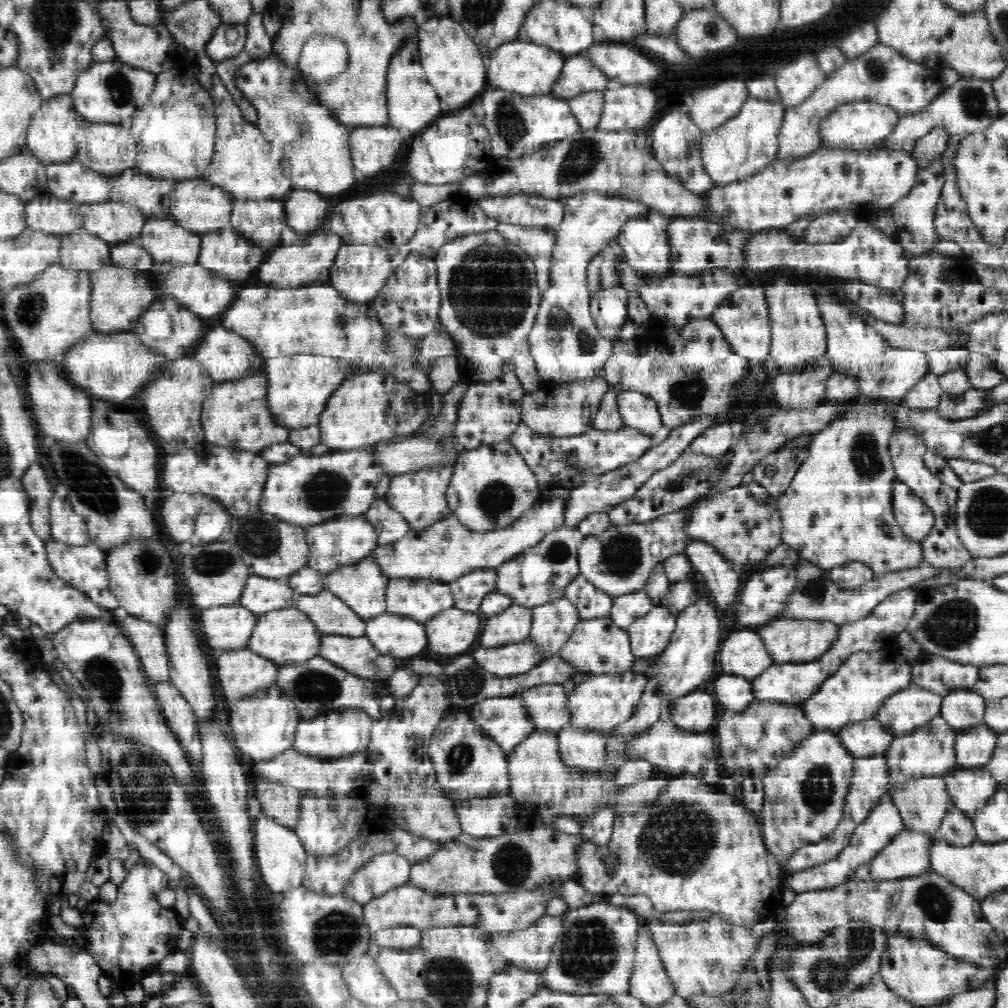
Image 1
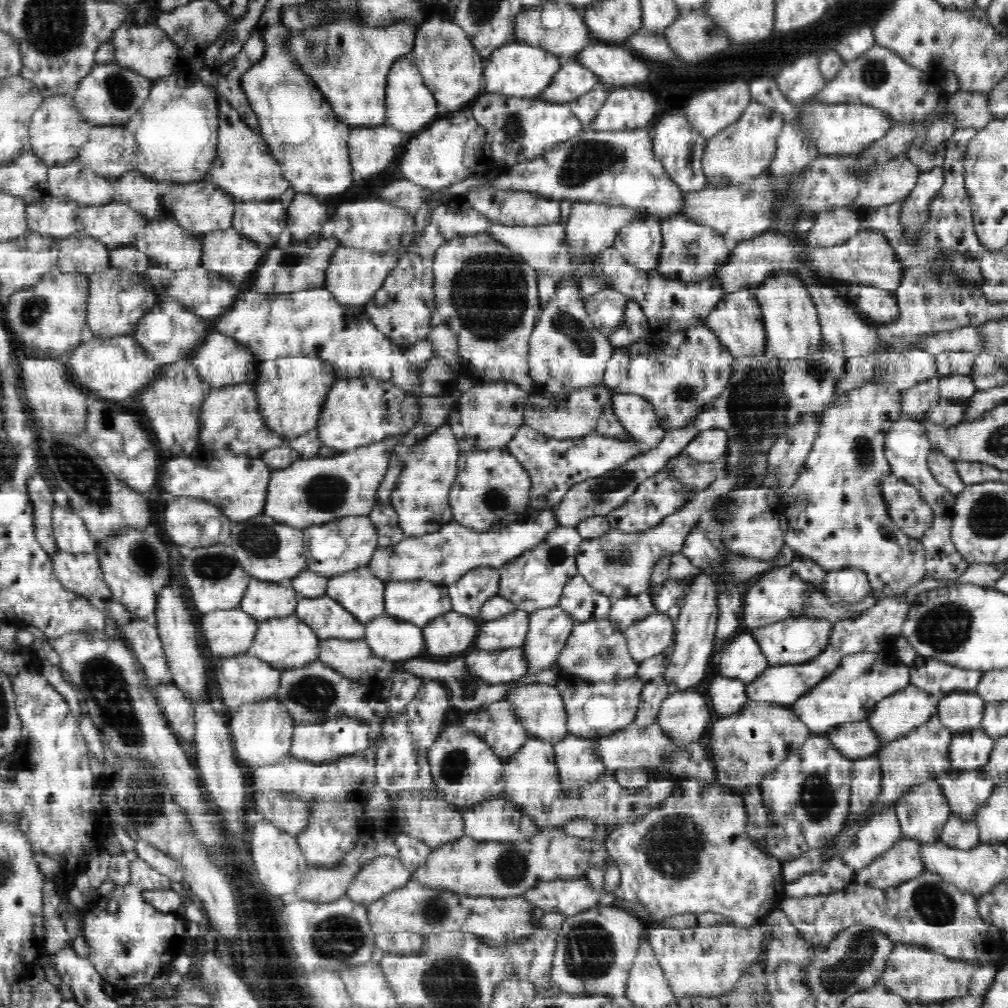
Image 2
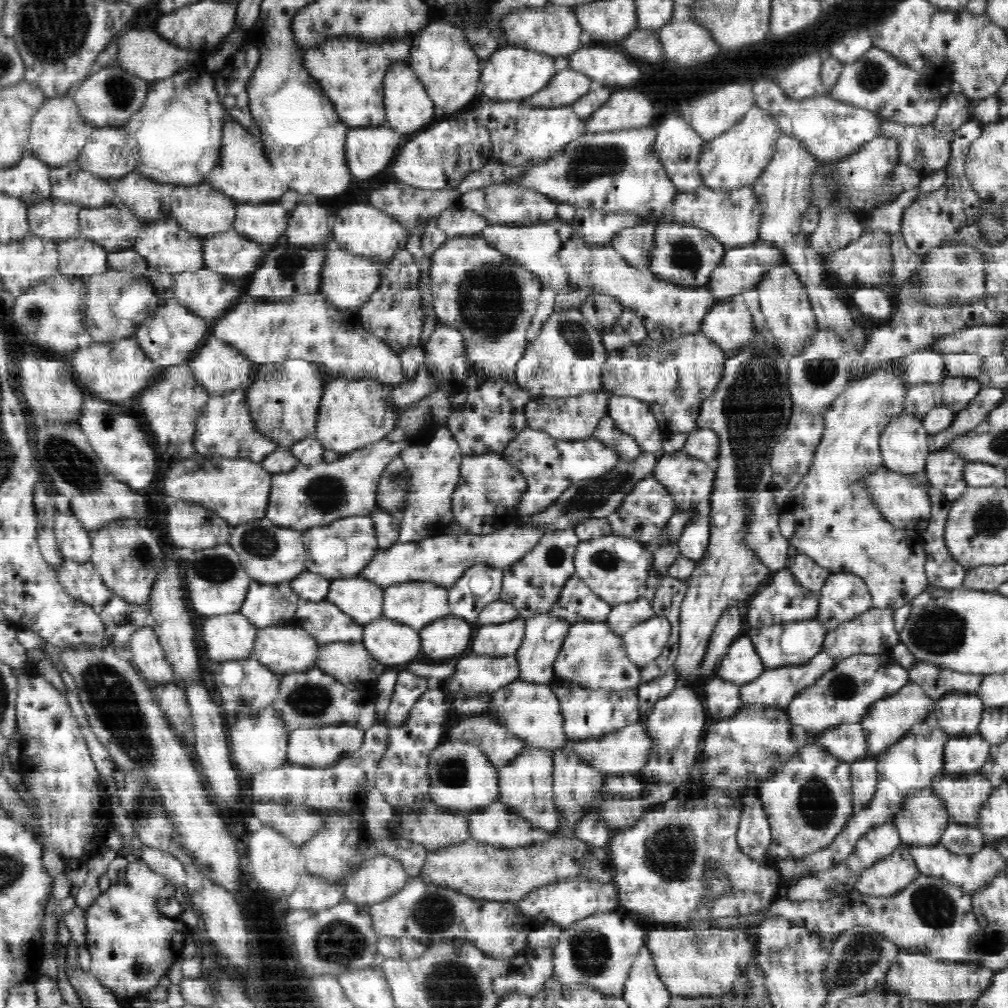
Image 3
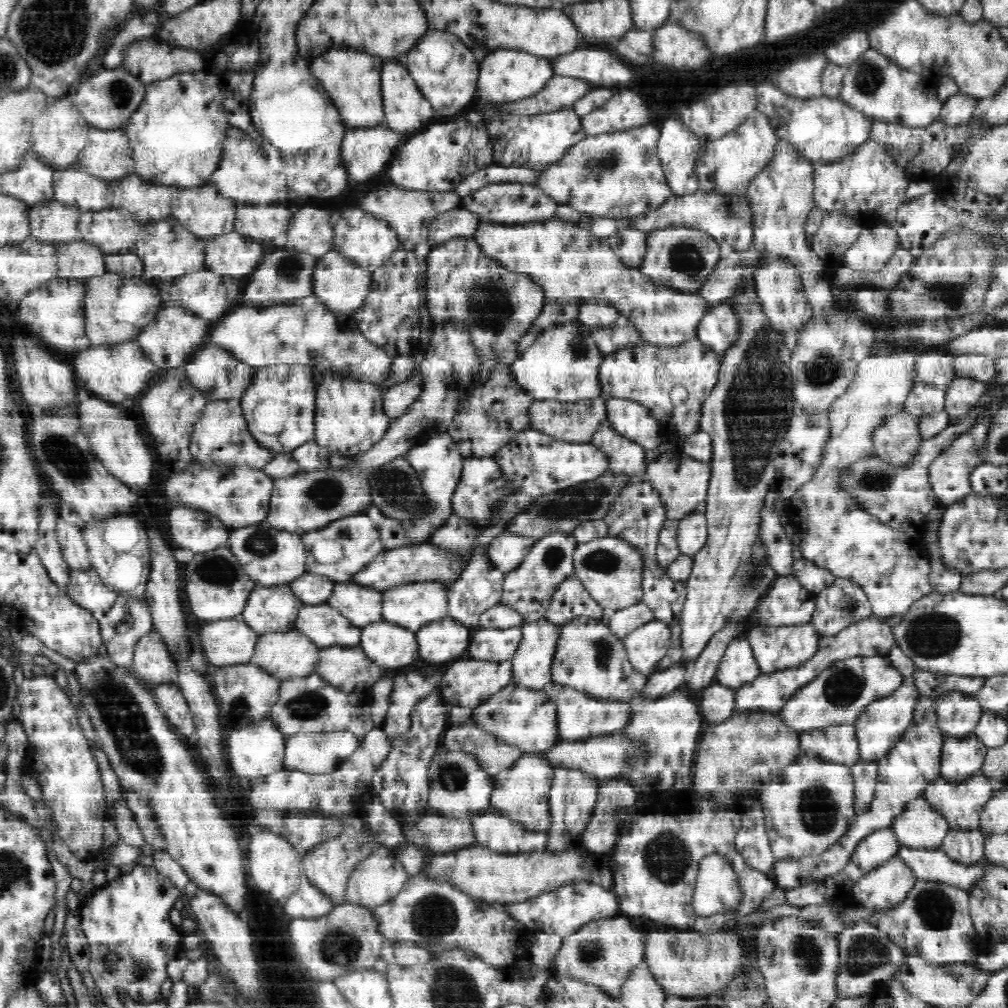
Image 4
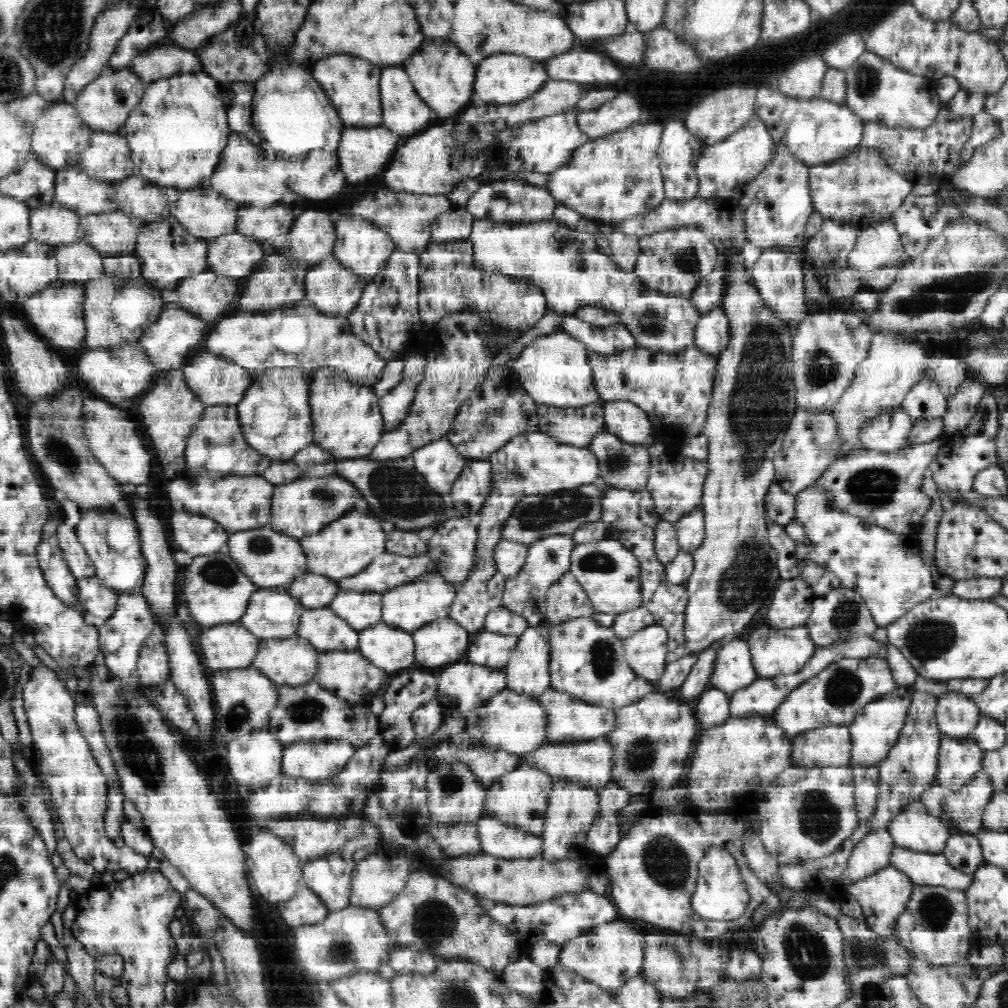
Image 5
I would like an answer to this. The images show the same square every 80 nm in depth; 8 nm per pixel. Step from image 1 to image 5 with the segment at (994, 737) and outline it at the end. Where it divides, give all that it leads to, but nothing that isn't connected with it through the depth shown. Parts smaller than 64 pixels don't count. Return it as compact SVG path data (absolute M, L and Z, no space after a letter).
M942 738L936 782L950 791L960 791L982 770L984 751L971 738Z

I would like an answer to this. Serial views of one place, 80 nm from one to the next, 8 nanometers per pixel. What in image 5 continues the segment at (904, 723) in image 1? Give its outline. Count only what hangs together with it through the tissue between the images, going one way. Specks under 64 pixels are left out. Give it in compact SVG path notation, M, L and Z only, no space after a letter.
M915 685L897 686L892 693L884 697L874 699L864 705L861 713L857 714L854 721L849 725L852 736L851 769L856 766L876 766L890 753L892 746L898 741L902 726L906 722L908 707L915 691Z

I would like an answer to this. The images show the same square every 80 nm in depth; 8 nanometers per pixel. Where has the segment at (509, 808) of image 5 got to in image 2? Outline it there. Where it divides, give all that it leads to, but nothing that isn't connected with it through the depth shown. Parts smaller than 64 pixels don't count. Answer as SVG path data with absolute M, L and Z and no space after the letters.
M530 737L516 754L504 762L506 790L502 796L509 799L516 808L530 817L539 827L557 828L574 818L586 818L591 824L634 822L648 814L674 791L673 780L650 779L643 788L627 790L616 783L616 770L606 770L594 783L584 784L580 788L565 790L561 784L561 772L557 766L554 744L538 737Z

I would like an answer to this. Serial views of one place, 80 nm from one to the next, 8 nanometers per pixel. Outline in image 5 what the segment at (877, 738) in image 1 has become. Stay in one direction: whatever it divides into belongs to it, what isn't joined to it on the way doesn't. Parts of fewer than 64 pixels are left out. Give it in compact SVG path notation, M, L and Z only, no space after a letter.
M827 725L792 736L792 766L848 766L852 736L848 725Z

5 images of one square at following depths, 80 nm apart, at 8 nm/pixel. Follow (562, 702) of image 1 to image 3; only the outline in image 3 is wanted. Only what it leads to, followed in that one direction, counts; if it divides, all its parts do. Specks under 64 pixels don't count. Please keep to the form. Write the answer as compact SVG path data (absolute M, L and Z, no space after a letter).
M521 680L495 690L491 703L483 713L495 712L498 719L505 720L506 728L524 741L525 747L540 747L554 750L566 746L568 740L564 733L564 716L558 697L546 684L532 684Z

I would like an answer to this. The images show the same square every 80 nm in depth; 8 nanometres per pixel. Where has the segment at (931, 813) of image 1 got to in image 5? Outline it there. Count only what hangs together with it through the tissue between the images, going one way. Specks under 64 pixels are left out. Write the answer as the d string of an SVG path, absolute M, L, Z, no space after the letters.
M912 800L885 826L894 845L914 851L941 854L949 837L949 826L930 814L921 800Z

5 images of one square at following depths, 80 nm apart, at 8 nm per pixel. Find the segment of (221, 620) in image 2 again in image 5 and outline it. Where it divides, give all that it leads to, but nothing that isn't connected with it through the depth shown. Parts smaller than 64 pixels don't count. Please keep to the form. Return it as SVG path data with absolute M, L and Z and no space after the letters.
M239 622L203 628L198 640L202 664L215 673L251 666L259 641Z

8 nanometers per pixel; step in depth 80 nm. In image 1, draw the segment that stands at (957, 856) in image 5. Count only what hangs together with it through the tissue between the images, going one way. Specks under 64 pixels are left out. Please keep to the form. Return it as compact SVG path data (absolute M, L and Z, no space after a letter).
M951 807L934 834L934 841L946 841L949 845L962 847L976 842L976 829L971 815L967 816L964 811Z

